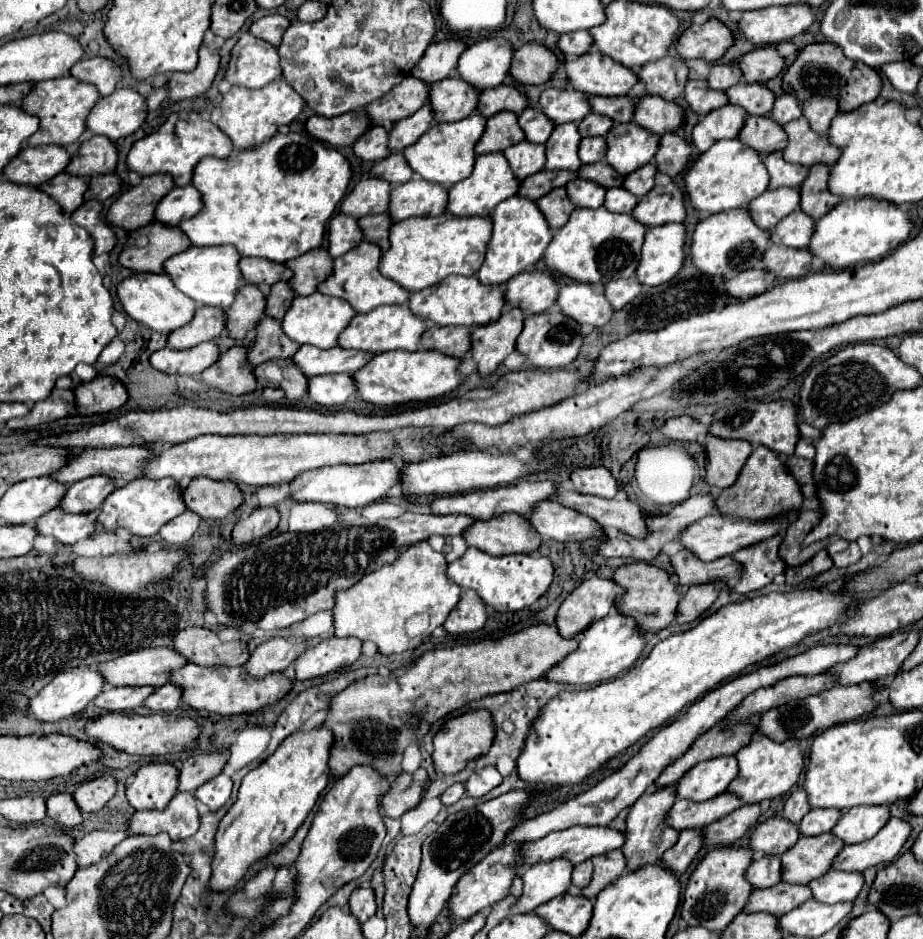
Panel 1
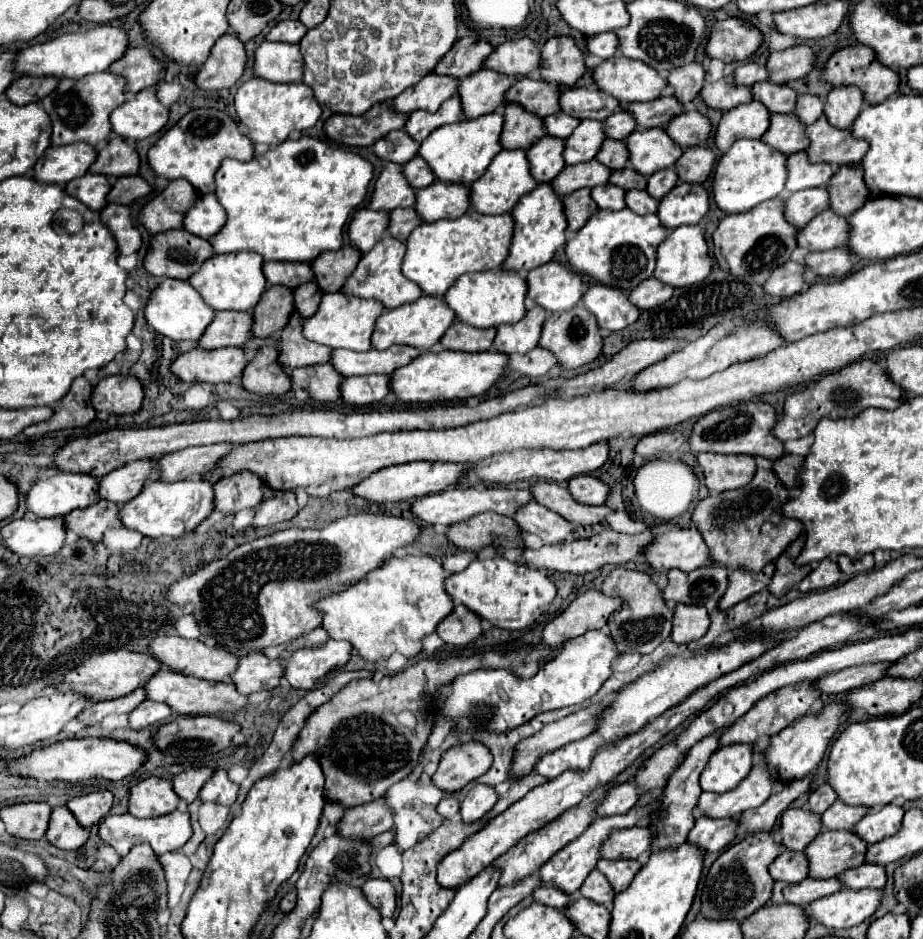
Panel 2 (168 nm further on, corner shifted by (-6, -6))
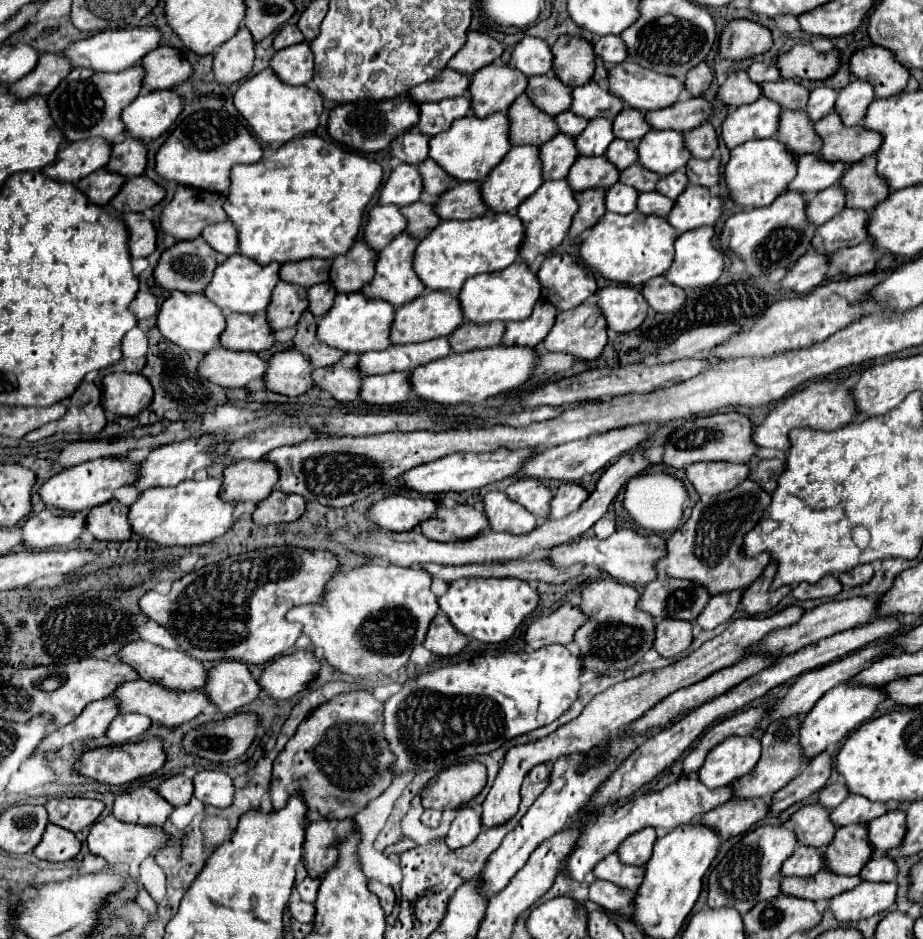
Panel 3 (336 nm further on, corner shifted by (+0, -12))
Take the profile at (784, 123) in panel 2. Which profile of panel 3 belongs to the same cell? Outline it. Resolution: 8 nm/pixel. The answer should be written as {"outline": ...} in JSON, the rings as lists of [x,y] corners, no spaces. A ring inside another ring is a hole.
{"outline":[[[784,110],[780,116],[780,128],[776,136],[794,154],[820,152],[822,138],[816,134],[812,120],[802,110]]]}

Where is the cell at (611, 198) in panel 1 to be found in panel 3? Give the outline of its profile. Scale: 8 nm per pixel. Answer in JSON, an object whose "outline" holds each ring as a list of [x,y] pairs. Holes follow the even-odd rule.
{"outline":[[[648,192],[648,194],[640,194],[638,196],[638,210],[642,214],[654,214],[654,216],[668,216],[670,210],[674,208],[672,198],[666,198],[664,194],[658,192]]]}

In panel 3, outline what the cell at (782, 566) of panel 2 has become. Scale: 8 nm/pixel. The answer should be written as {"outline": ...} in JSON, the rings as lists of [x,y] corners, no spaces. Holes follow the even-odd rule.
{"outline":[[[770,562],[764,568],[764,572],[760,574],[760,578],[756,582],[752,582],[744,590],[744,594],[742,594],[742,606],[744,606],[744,610],[750,616],[770,612],[792,590],[790,586],[784,586],[784,588],[778,588],[778,590],[770,590],[770,584],[772,584],[774,574],[776,574],[776,564]]]}

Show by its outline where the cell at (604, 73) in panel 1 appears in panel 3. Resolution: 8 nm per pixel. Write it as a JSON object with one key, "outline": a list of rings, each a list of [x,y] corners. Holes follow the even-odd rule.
{"outline":[[[624,60],[612,68],[608,80],[612,94],[622,98],[630,108],[642,112],[672,106],[684,90],[682,80],[656,74],[654,70],[646,70],[630,60]]]}

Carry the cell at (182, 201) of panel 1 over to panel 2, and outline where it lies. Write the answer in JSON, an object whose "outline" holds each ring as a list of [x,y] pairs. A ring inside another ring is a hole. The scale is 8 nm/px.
{"outline":[[[200,194],[198,200],[192,204],[190,212],[186,212],[182,220],[182,228],[190,230],[194,236],[210,238],[214,236],[222,224],[226,222],[226,212],[218,204],[214,194]]]}

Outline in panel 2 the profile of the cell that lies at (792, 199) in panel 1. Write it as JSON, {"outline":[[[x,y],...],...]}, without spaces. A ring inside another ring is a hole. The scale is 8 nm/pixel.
{"outline":[[[824,186],[792,192],[784,200],[786,222],[796,224],[796,228],[802,228],[804,224],[808,224],[816,214],[820,214],[826,208],[828,208],[828,190]]]}

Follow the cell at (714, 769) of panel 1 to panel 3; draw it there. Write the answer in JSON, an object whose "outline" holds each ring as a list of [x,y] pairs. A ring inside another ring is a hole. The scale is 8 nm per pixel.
{"outline":[[[732,736],[724,742],[716,744],[702,768],[700,768],[700,780],[708,788],[720,788],[726,784],[732,784],[736,778],[748,774],[752,766],[760,760],[760,740],[754,736]]]}

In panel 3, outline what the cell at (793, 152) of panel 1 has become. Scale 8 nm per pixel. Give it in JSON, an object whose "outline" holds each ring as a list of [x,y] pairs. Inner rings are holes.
{"outline":[[[834,110],[820,122],[816,122],[816,132],[824,140],[824,146],[820,150],[824,160],[854,164],[866,156],[876,154],[876,150],[880,148],[880,134],[864,130],[862,124],[844,126],[840,114]]]}

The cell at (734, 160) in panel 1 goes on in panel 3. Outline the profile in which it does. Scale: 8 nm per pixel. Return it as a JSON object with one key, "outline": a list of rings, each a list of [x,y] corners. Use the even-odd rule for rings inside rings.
{"outline":[[[776,138],[768,140],[748,140],[730,152],[730,162],[726,166],[726,182],[730,196],[736,204],[744,208],[770,206],[796,176],[796,154],[782,146]]]}

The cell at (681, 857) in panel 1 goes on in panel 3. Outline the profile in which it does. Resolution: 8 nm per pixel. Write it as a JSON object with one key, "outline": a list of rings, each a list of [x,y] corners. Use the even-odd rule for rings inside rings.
{"outline":[[[758,798],[758,802],[728,802],[702,816],[702,824],[714,828],[724,840],[750,830],[754,824],[768,816],[768,802]]]}

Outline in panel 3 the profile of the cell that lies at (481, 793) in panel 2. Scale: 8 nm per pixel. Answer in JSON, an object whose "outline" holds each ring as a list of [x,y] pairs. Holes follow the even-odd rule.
{"outline":[[[464,806],[464,808],[460,808],[460,814],[456,816],[456,820],[450,826],[450,832],[446,836],[446,844],[452,850],[464,848],[470,842],[474,842],[474,838],[480,834],[480,830],[482,830],[480,816],[474,810],[470,810],[468,806]]]}

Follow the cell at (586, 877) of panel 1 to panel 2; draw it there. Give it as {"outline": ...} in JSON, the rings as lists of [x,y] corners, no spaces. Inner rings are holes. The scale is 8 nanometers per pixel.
{"outline":[[[596,868],[588,874],[588,878],[584,880],[578,894],[584,896],[584,898],[594,900],[598,904],[604,904],[604,906],[610,906],[612,900],[614,900],[614,890],[610,888],[606,876],[602,876],[602,872],[596,870]]]}

